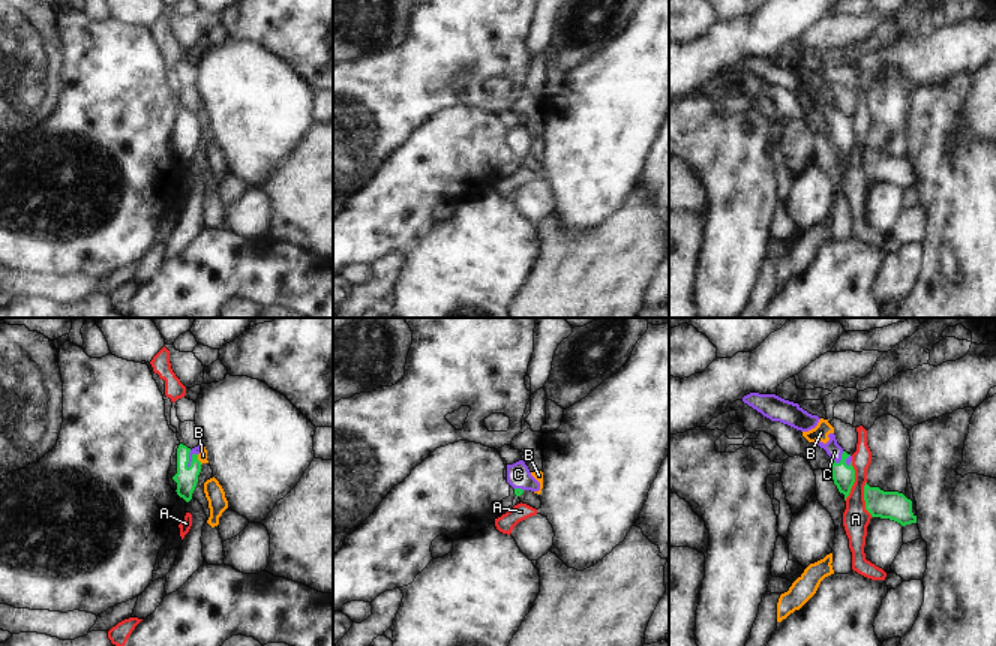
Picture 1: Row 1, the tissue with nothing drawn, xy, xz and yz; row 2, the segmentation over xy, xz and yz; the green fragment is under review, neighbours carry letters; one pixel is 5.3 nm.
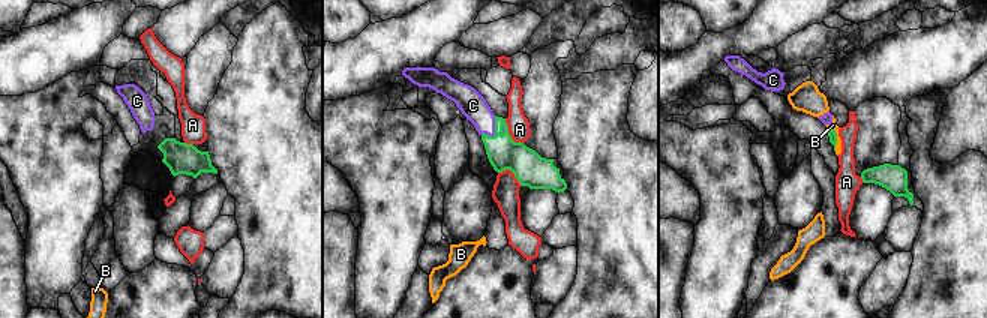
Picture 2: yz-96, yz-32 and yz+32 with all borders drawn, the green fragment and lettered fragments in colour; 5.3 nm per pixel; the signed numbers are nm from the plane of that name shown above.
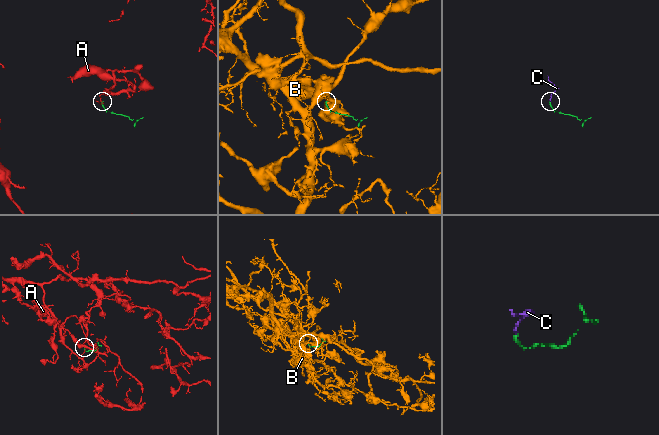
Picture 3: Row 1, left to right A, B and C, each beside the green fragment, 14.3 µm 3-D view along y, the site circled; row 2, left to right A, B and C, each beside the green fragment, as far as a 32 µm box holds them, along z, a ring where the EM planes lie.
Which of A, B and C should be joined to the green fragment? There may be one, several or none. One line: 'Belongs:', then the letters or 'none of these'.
Belongs: C

